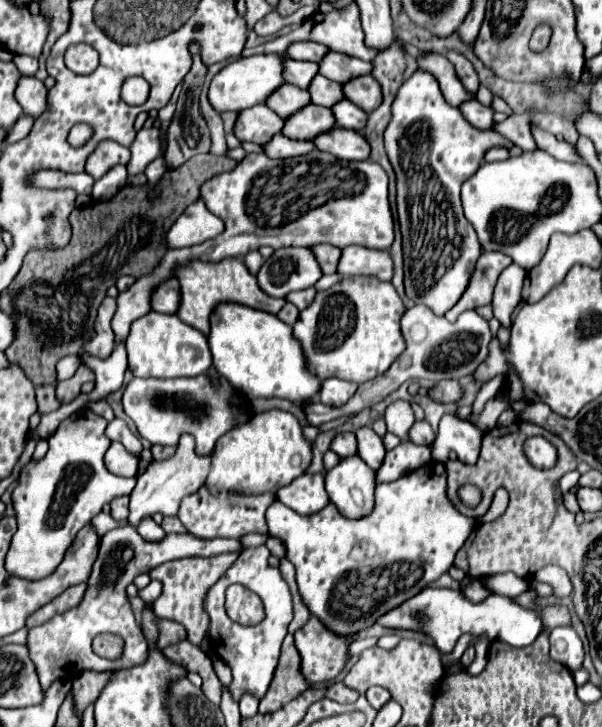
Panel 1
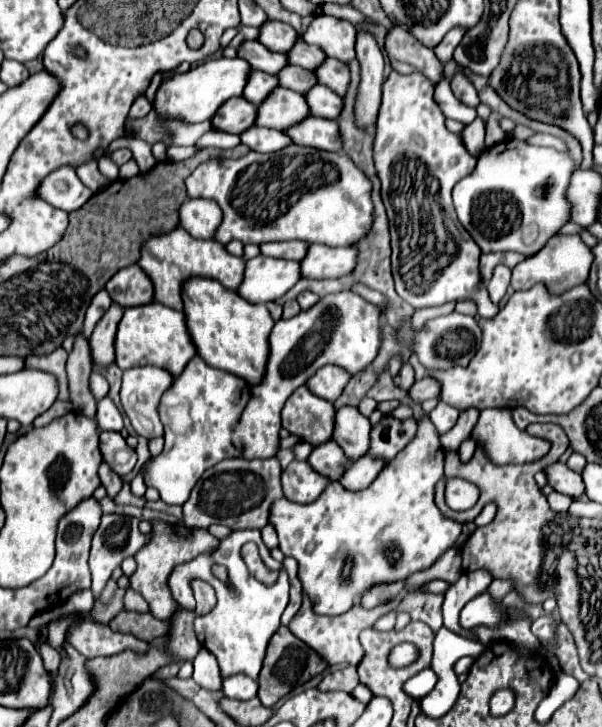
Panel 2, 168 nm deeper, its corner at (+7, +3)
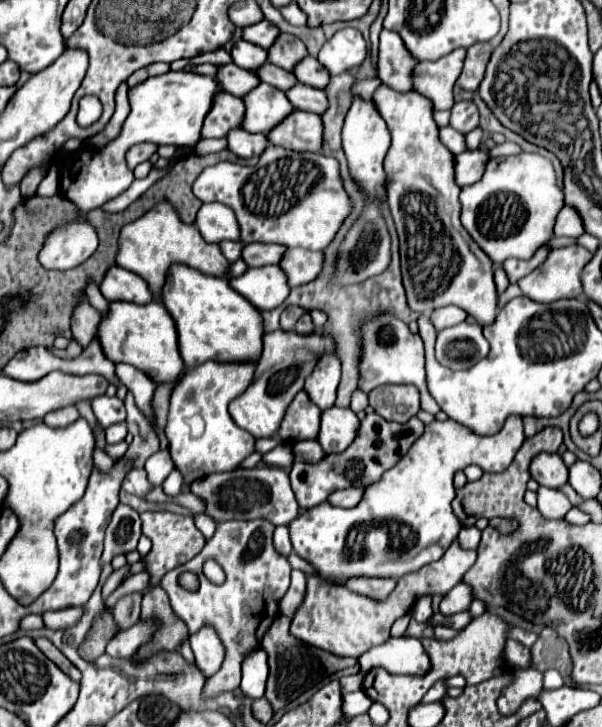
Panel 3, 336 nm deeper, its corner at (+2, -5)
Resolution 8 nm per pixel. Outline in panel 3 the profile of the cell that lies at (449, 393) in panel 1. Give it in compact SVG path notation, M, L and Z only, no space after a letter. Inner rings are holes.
M378 386L368 392L368 402L376 414L398 424L408 422L420 410L420 394L414 386Z

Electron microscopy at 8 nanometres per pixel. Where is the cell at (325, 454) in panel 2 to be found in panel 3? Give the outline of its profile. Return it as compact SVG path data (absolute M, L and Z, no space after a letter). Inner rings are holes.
M298 440L292 444L292 452L296 460L302 462L318 462L318 458L322 458L322 448L316 440Z

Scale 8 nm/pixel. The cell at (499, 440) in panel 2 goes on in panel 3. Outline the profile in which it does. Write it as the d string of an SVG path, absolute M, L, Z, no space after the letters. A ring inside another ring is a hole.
M510 416L504 424L504 428L494 436L478 436L474 432L468 432L464 426L458 426L454 420L444 422L430 422L424 430L424 434L412 444L408 454L378 482L374 482L370 488L366 488L364 498L354 508L336 508L328 502L322 502L316 508L310 508L302 512L294 522L290 522L290 538L294 552L302 556L304 560L312 562L316 568L316 574L322 578L330 578L332 582L342 582L342 578L350 578L350 574L378 574L378 576L392 576L400 578L402 574L420 570L424 564L434 562L442 556L442 550L446 552L446 546L454 538L458 538L460 532L460 520L454 516L450 502L454 500L454 474L458 470L464 470L470 464L480 466L484 472L502 472L510 462L514 460L514 454L518 452L518 446L524 442L524 430L522 430L522 418ZM356 532L356 538L350 542L350 534Z

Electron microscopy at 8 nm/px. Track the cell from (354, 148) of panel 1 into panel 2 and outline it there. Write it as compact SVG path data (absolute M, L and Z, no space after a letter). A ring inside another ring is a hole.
M309 116L305 118L305 122L293 126L293 130L285 130L285 134L293 136L293 142L299 146L311 146L317 150L327 150L327 152L343 150L343 140L335 120Z

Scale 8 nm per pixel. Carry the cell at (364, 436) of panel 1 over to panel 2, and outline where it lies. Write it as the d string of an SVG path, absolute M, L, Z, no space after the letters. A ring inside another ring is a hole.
M343 406L335 412L333 440L345 450L345 456L353 462L361 460L369 452L371 422L357 408Z

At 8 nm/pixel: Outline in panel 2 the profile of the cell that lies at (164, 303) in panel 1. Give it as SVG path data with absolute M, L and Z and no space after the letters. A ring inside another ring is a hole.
M127 266L125 270L119 270L107 282L105 290L121 306L143 306L155 298L153 282L139 266Z

